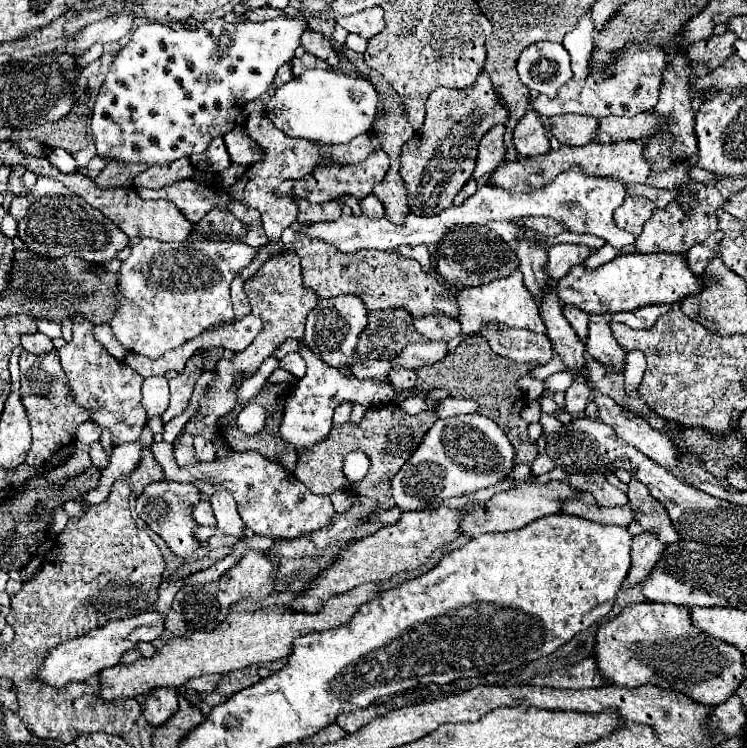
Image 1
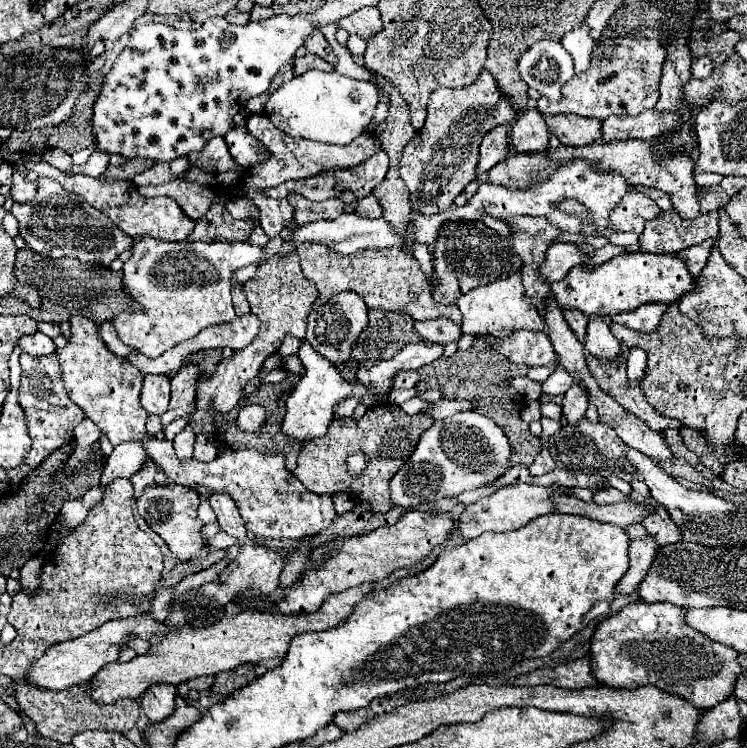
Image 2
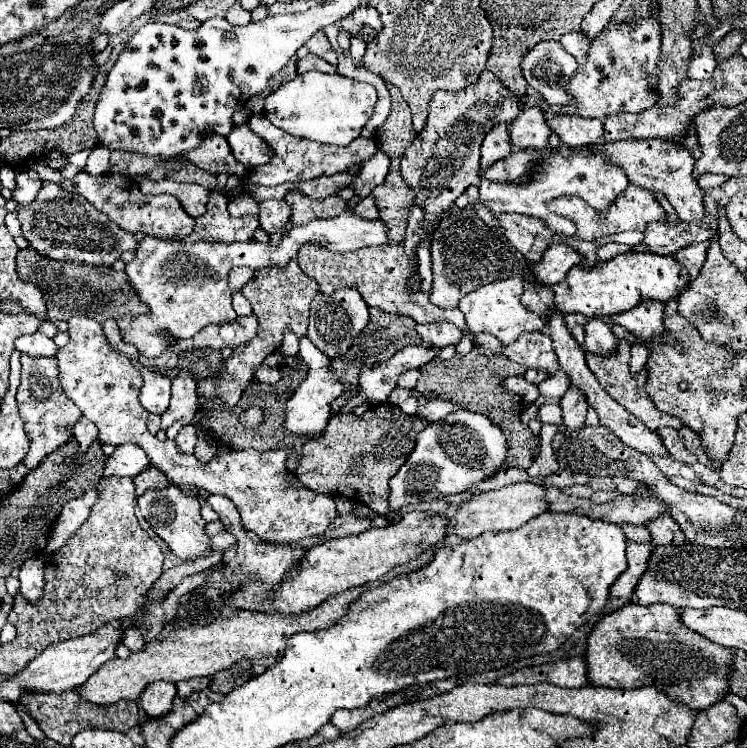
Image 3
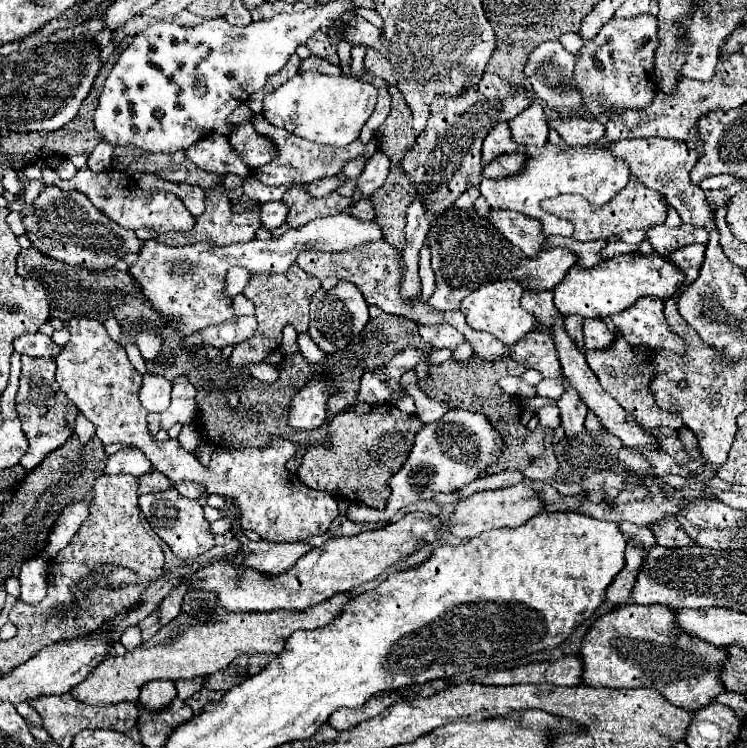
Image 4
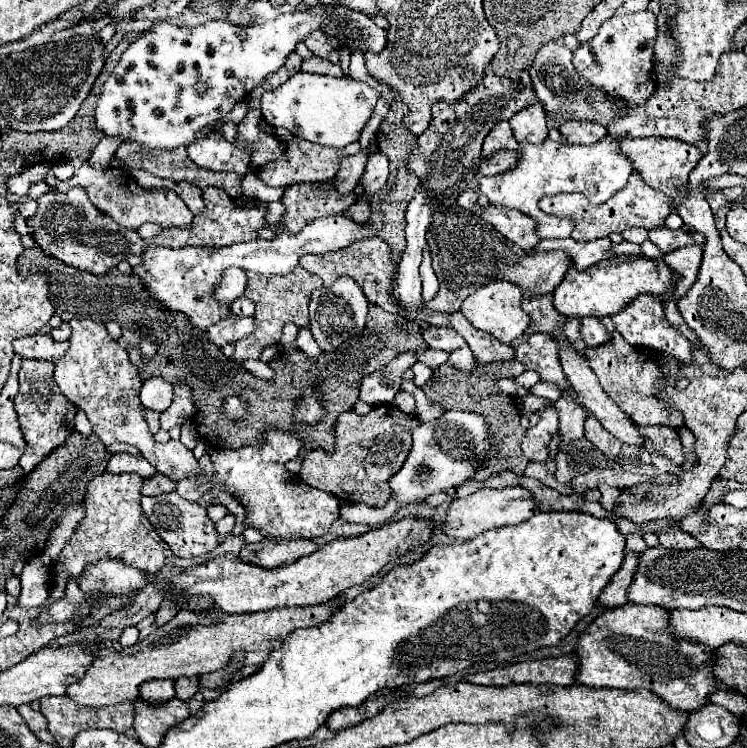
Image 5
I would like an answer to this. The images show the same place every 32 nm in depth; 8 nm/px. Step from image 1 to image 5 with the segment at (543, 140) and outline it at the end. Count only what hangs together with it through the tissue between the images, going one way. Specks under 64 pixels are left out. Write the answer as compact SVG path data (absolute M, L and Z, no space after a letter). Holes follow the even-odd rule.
M540 102L530 104L528 108L522 108L516 112L516 116L510 118L510 126L514 130L516 140L528 140L528 142L542 142L544 136L548 136L546 128L546 112Z

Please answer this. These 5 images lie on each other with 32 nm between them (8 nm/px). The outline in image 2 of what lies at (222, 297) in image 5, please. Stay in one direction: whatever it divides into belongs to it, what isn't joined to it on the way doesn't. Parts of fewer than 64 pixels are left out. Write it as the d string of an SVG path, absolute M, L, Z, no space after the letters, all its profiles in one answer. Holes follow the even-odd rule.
M246 266L246 268L238 268L232 274L232 286L242 286L246 280L250 280L256 274L256 266Z

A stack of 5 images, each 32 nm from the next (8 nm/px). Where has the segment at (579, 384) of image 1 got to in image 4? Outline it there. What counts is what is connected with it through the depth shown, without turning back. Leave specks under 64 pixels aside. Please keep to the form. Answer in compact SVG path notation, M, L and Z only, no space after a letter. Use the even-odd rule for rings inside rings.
M566 388L556 406L560 408L560 426L568 438L584 432L584 418L588 414L588 408L584 408L584 402L574 388Z

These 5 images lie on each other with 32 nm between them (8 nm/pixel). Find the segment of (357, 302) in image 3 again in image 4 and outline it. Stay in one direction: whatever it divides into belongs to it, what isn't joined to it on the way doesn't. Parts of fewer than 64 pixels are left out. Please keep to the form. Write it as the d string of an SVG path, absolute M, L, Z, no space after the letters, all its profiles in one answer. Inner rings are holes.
M340 282L332 292L318 290L310 302L310 336L316 340L318 348L326 354L332 354L348 344L360 330L364 330L368 322L368 304L364 296L360 296L360 288L354 288L352 282Z

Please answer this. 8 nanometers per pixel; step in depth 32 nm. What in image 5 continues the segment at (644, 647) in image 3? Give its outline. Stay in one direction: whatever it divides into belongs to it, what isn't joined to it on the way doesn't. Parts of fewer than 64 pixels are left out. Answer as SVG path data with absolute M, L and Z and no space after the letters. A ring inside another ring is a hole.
M624 604L618 608L610 608L604 614L600 614L588 630L584 630L578 638L576 644L576 660L578 660L578 668L576 668L576 682L590 686L590 688L624 688L624 690L634 690L634 688L646 688L650 692L654 692L656 696L660 696L666 704L670 704L676 710L682 712L692 712L698 710L700 706L704 706L708 700L706 696L710 692L716 692L716 684L714 684L714 672L712 672L712 658L710 656L710 648L702 646L702 644L692 644L686 640L674 640L672 636L668 636L666 632L666 624L668 624L670 614L660 608L660 606L640 606L640 604Z

